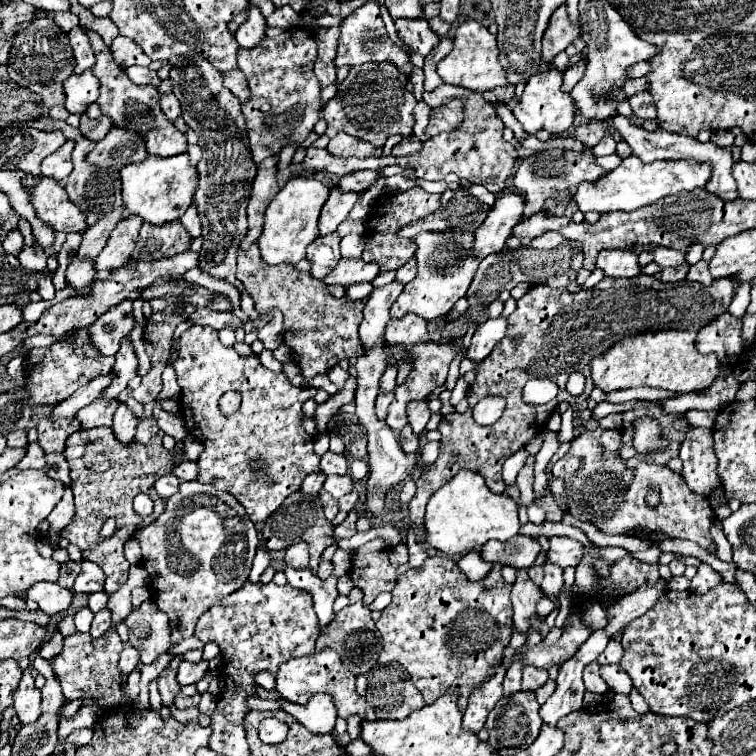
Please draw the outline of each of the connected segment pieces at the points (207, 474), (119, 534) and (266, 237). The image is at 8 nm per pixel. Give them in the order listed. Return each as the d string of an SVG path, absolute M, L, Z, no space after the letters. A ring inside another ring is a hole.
M193 325L191 329L187 329L187 331L181 335L181 339L179 339L179 359L173 363L173 367L175 367L175 371L177 371L177 379L179 379L179 385L181 385L181 415L183 415L183 419L185 419L185 425L187 425L189 433L205 445L205 451L203 451L203 453L199 455L199 459L197 459L197 463L199 463L199 477L197 477L197 481L201 481L201 483L211 483L211 485L215 485L217 489L221 489L221 491L225 491L225 493L231 493L231 495L245 507L245 511L247 511L247 515L249 515L249 519L251 519L253 523L265 521L273 511L277 511L277 507L283 503L283 499L287 499L291 493L295 493L295 491L301 487L303 479L305 479L309 473L319 471L319 457L317 457L315 451L313 451L313 439L311 439L311 437L305 433L305 429L303 429L303 409L301 409L307 399L313 399L313 397L315 397L317 389L313 389L313 387L311 387L311 389L307 389L307 387L293 387L293 385L289 383L289 379L287 379L285 373L273 373L273 371L265 369L255 355L239 355L233 347L225 347L219 340L219 337L217 337L217 331L211 329L211 327L203 327L203 325ZM229 389L235 389L235 391L241 393L241 405L239 405L239 409L237 409L235 413L231 413L231 415L221 415L221 411L219 411L219 397L221 397L225 391L229 391Z
M93 427L93 429L79 429L75 431L67 443L63 457L69 463L71 469L71 489L75 493L75 507L77 513L73 521L63 529L63 537L67 537L73 545L77 545L83 551L83 557L89 561L95 561L107 575L105 579L105 593L115 593L125 581L129 573L129 561L125 561L123 545L127 539L131 539L137 531L137 527L143 523L143 519L133 511L133 497L139 493L145 493L153 499L155 509L149 519L157 519L163 513L165 501L155 491L155 481L171 473L177 463L183 461L181 455L173 455L173 451L167 451L161 445L161 437L155 435L147 445L141 445L133 441L129 447L121 447L121 443L111 435L111 427ZM113 517L117 521L115 535L109 539L101 537L103 523Z
M295 177L287 181L287 185L275 195L265 211L265 227L257 241L261 257L269 265L279 263L297 263L305 259L305 249L319 237L319 213L323 203L329 197L329 187L313 177Z

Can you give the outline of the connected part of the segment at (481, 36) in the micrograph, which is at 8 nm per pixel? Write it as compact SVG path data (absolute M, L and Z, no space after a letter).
M473 19L457 27L453 39L453 51L439 63L437 73L445 83L471 91L487 91L487 89L507 85L507 75L499 63L499 49L497 49L495 35L491 35L487 27L483 27Z

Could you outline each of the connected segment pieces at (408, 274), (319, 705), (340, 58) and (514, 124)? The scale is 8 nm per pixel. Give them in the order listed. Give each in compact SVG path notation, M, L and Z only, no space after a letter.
M411 257L411 259L401 267L401 269L397 269L395 281L401 283L401 285L407 285L407 283L413 279L415 271L417 271L417 261L415 261L415 257Z
M319 693L311 697L307 705L293 705L287 701L281 701L281 705L289 715L293 715L309 731L331 733L335 729L337 709L335 709L333 697L327 693Z
M369 1L363 7L359 7L353 15L349 15L347 19L343 19L341 23L341 35L339 35L339 45L337 45L337 57L335 57L335 67L353 67L353 65L361 65L361 63L393 63L405 77L411 77L413 73L413 65L409 61L409 53L403 51L401 47L397 47L383 25L381 19L381 11L379 11L379 3Z
M501 103L495 107L497 114L502 119L504 125L509 129L512 129L514 132L515 138L517 140L523 139L523 137L527 137L527 133L525 133L522 129L522 125L516 120L512 111L507 108L507 104Z

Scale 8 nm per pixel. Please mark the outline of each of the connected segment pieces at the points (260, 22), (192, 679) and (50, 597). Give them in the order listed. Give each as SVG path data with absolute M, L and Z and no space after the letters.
M249 7L249 19L247 19L247 23L243 23L241 27L239 27L239 31L235 33L235 37L237 37L237 41L239 41L239 45L243 47L243 49L253 49L253 47L257 47L261 41L263 41L263 37L265 37L265 19L263 19L263 15L259 13L259 9L257 7Z
M183 661L179 665L179 671L177 671L177 681L181 685L193 685L197 683L209 669L209 663L207 661L199 661L199 663L189 663L189 661Z
M43 581L43 583L37 583L37 587L31 587L31 591L27 591L25 599L37 601L41 611L47 615L59 615L71 607L73 595L75 593L71 589L63 589L57 583Z

